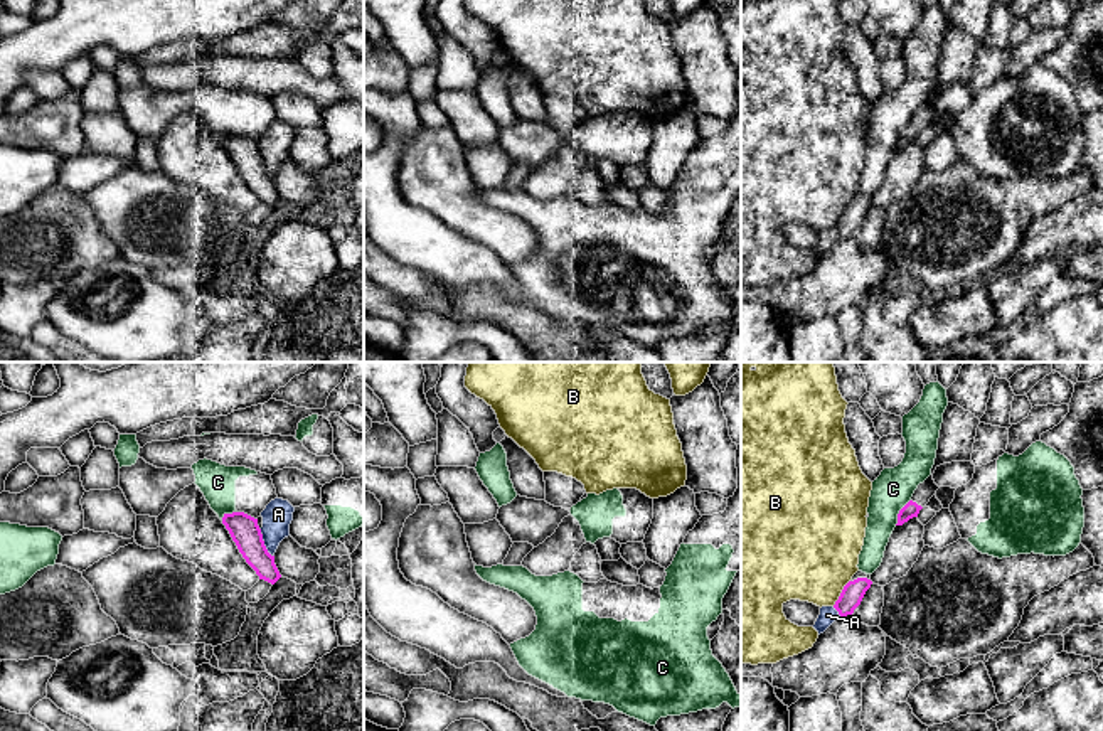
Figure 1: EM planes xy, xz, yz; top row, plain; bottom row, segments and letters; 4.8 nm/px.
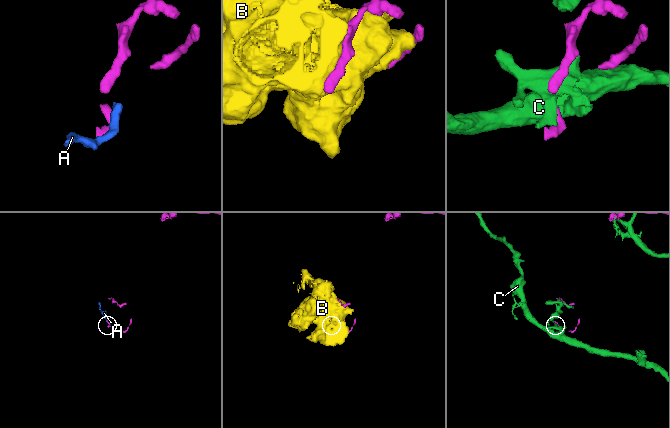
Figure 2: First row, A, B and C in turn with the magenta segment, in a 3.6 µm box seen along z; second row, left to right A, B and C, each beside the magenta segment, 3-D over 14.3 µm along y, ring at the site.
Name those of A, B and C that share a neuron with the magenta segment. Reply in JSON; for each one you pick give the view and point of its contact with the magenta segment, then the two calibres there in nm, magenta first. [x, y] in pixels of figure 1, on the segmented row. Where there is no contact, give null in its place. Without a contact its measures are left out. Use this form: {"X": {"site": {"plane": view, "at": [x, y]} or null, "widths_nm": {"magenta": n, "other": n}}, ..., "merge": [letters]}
{"merge": []}

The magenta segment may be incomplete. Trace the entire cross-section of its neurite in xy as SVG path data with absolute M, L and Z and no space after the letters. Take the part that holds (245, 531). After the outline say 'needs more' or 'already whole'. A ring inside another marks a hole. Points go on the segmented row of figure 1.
M232 512L224 514L222 524L229 531L239 552L242 554L246 563L256 571L259 579L274 584L281 578L281 574L274 564L274 556L271 556L264 546L258 519L244 512Z | already whole

